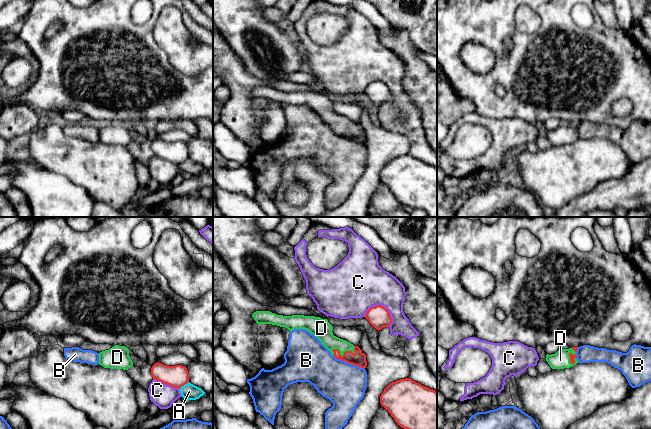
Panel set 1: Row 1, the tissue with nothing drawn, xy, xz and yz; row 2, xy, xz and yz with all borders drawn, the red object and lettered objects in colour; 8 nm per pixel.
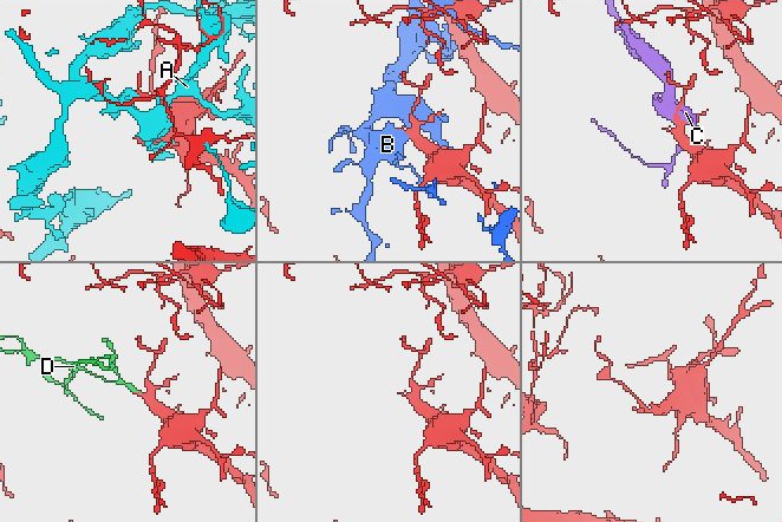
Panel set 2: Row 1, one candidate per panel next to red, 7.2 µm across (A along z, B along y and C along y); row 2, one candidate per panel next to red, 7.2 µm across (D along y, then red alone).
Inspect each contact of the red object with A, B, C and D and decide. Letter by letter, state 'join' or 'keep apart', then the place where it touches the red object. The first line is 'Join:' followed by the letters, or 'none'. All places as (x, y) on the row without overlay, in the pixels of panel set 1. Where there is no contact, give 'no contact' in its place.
Join: D
A: keep apart; contact xy (183, 161)
B: keep apart; contact xz (349, 139)
C: keep apart; contact xz (380, 81)
D: join; contact xz (344, 130)

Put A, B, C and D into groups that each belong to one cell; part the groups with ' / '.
A / B / C / D

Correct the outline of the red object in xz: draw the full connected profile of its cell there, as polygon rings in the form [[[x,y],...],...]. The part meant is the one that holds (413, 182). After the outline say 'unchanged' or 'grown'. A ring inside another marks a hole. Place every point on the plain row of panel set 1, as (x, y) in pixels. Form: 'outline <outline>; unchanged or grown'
outline [[[410,154],[390,159],[380,179],[401,204],[437,217],[437,167]]]; unchanged

